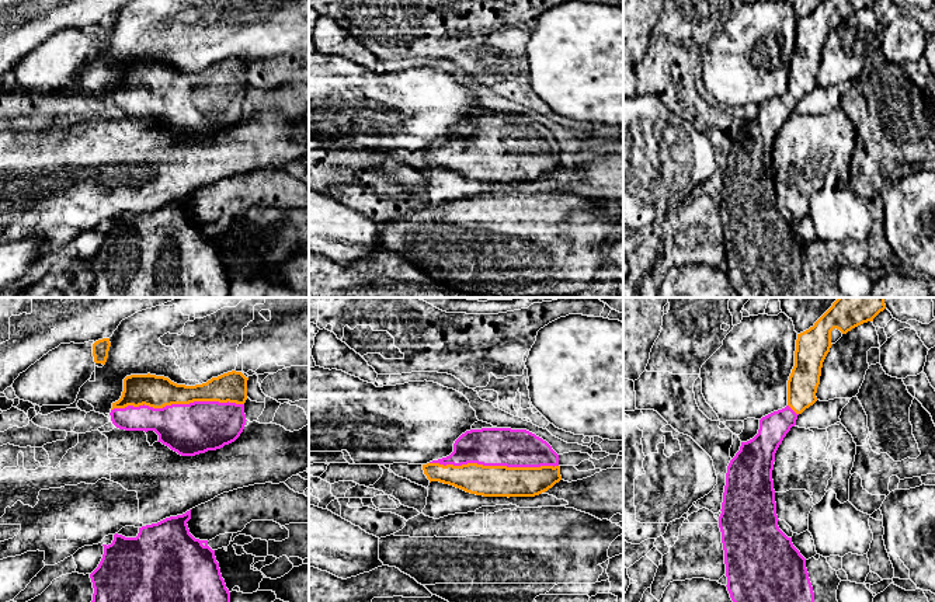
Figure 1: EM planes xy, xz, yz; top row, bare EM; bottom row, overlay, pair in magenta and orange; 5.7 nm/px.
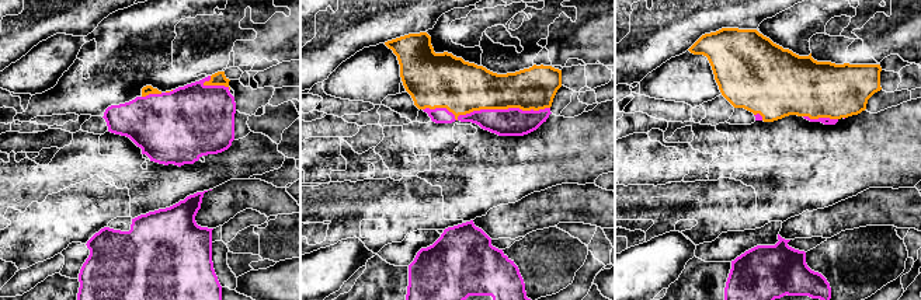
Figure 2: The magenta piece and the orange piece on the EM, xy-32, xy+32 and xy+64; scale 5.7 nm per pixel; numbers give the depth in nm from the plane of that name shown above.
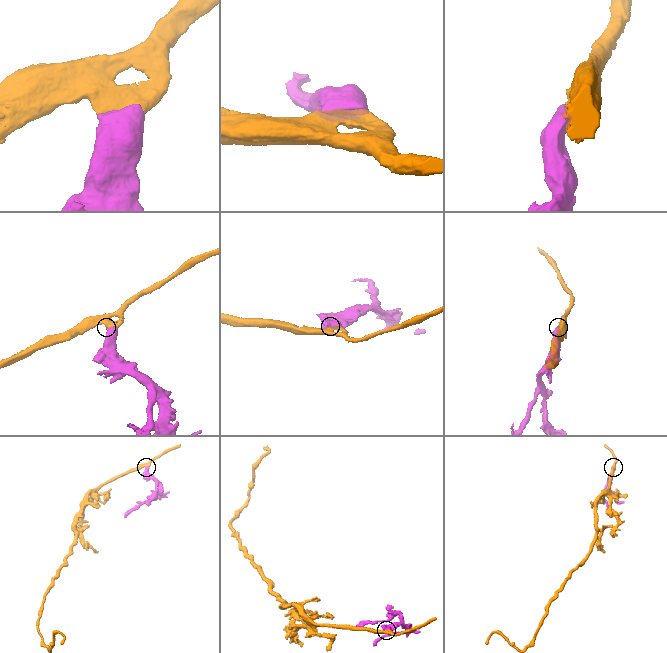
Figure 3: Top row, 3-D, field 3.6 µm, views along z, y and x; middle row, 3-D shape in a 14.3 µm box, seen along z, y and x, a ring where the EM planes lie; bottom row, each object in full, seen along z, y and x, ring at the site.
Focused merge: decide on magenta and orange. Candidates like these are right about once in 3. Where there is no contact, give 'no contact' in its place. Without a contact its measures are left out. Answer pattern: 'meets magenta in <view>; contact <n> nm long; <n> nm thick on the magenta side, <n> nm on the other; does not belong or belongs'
meets magenta in xy; contact 750 nm long; 300 nm thick on the magenta side, 190 nm on the other; belongs

